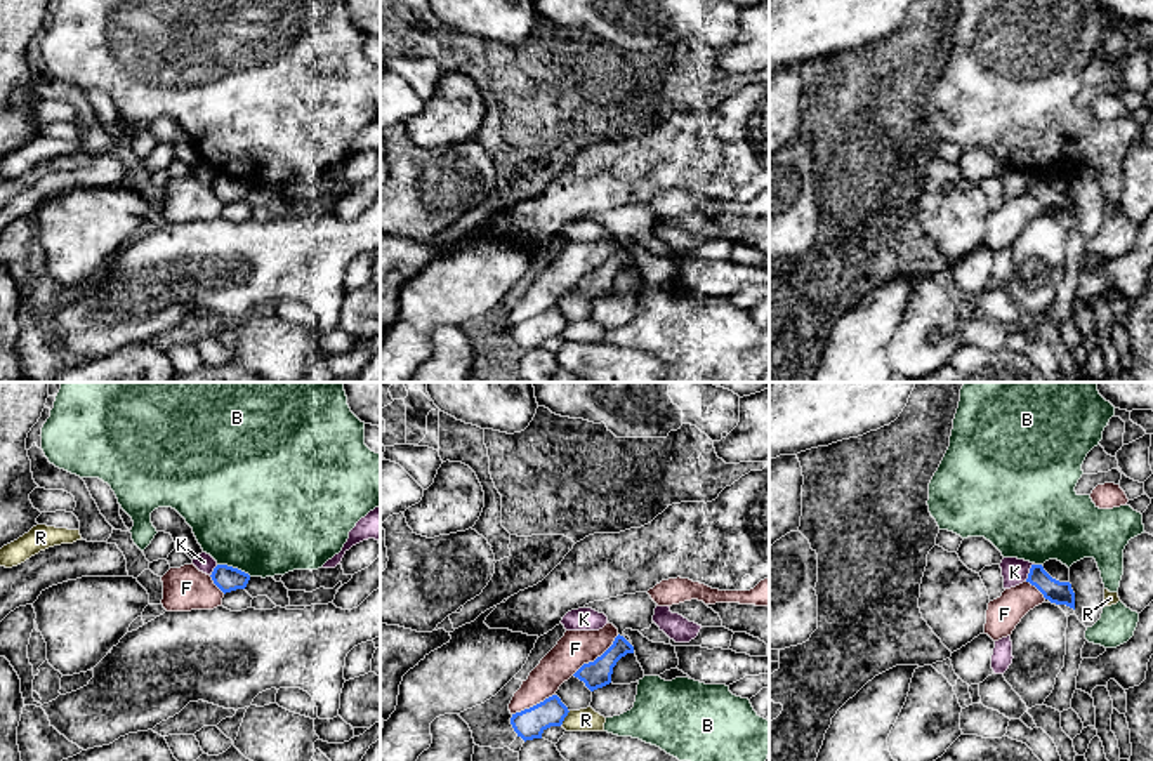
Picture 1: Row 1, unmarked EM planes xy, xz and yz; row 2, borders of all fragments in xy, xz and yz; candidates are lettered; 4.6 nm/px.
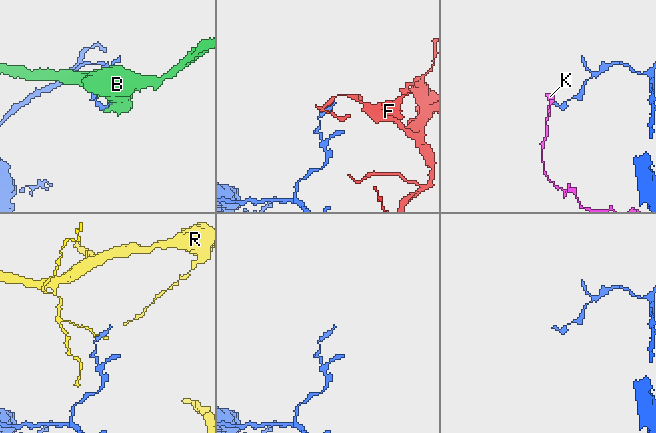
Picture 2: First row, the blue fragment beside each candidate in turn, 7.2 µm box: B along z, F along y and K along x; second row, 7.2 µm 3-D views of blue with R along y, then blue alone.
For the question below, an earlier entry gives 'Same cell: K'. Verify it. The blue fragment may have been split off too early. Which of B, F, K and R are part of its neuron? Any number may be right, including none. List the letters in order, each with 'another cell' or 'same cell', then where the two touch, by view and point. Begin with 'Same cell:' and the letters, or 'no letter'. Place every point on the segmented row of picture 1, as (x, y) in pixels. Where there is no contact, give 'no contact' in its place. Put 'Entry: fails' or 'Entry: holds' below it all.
Same cell: no letter
B: another cell; meets blue in xy at (235, 569)
F: another cell; meets blue in xz at (598, 657)
K: another cell; meets blue in yz at (1030, 572)
R: another cell; meets blue in xz at (565, 716)
Entry: fails

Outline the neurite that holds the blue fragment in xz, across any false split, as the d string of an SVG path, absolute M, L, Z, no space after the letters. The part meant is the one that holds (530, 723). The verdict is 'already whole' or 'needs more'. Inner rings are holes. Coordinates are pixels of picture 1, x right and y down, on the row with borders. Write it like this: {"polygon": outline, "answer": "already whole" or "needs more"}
{"polygon": "M552 695L530 709L512 714L511 725L517 737L526 742L542 738L542 733L550 726L561 726L568 712L561 698Z", "answer": "already whole"}

